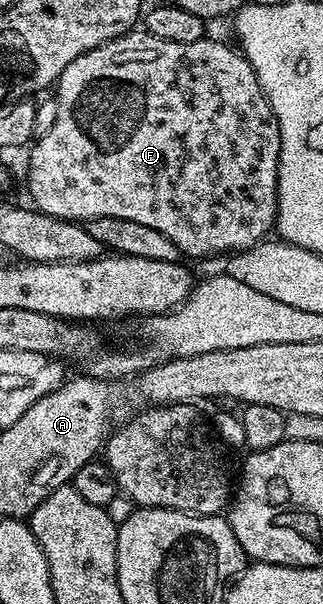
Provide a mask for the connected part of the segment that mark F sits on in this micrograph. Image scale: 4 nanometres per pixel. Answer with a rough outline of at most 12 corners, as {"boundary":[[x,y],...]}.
{"boundary":[[136,27],[78,55],[39,212],[231,255],[276,223],[247,57]]}

